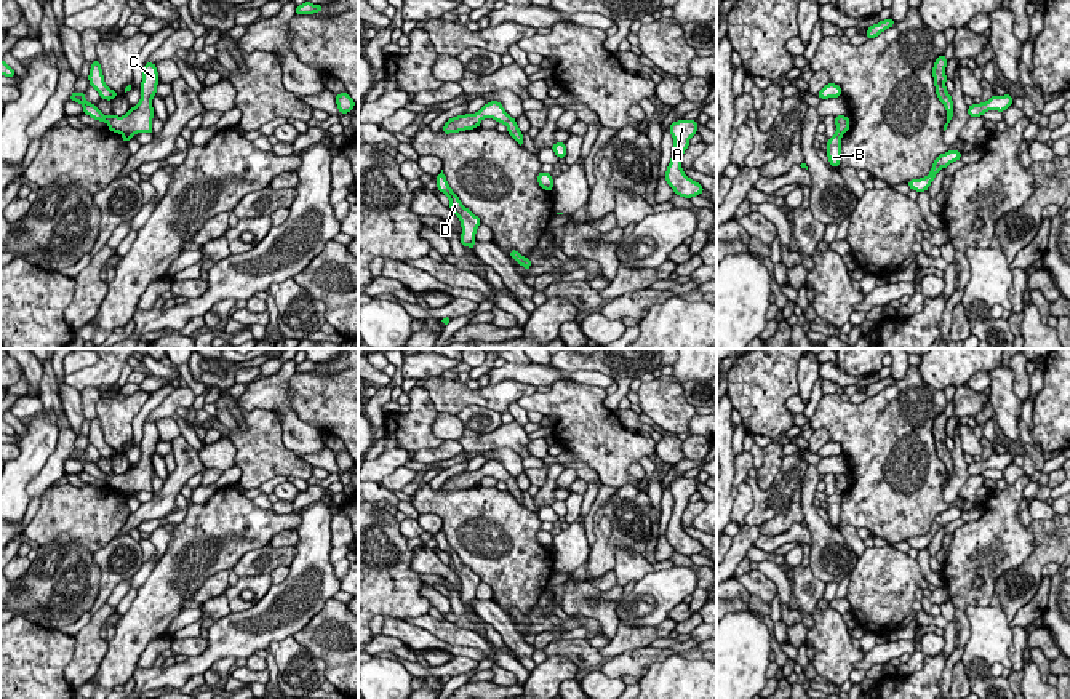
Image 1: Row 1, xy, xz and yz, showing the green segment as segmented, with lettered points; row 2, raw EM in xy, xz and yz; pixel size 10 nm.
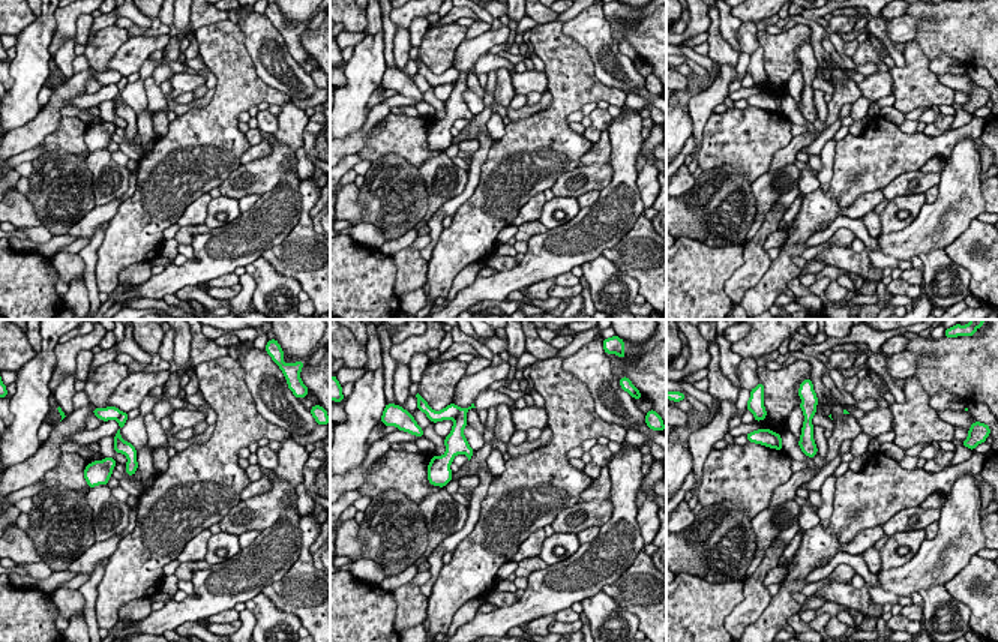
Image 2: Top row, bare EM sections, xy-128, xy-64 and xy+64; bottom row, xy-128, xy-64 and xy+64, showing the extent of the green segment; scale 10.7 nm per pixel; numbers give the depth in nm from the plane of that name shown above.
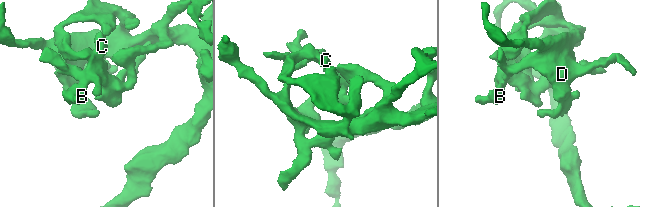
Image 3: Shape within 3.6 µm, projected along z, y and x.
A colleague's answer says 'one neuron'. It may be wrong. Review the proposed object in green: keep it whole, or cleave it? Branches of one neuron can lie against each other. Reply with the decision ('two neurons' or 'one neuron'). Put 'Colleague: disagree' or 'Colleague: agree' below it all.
one neuron
Colleague: agree

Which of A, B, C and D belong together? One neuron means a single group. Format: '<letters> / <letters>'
A B C D

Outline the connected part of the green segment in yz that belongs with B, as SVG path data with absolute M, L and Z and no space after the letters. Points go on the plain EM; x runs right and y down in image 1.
M836 473L835 483L836 483L836 491L832 496L828 496L828 499L827 499L827 504L828 504L827 515L828 515L830 523L833 526L838 526L840 515L841 515L841 496L849 488L849 475Z

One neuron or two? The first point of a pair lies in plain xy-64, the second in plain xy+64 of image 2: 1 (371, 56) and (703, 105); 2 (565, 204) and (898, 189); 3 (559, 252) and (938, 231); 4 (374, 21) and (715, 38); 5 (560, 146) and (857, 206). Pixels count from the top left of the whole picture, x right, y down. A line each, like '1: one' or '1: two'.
1: two
2: two
3: one
4: one
5: two

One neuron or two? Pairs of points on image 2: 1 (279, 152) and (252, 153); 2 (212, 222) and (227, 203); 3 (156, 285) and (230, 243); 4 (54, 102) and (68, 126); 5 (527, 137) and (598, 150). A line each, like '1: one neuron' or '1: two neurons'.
1: two neurons
2: one neuron
3: one neuron
4: two neurons
5: two neurons

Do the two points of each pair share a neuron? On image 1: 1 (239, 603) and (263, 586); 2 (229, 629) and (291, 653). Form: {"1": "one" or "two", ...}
{"1": "one", "2": "two"}

